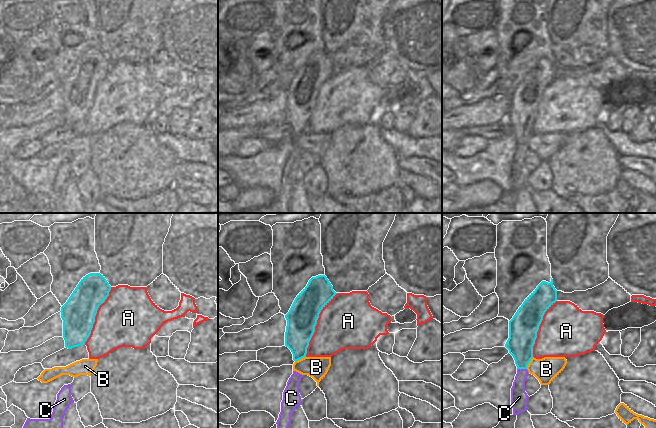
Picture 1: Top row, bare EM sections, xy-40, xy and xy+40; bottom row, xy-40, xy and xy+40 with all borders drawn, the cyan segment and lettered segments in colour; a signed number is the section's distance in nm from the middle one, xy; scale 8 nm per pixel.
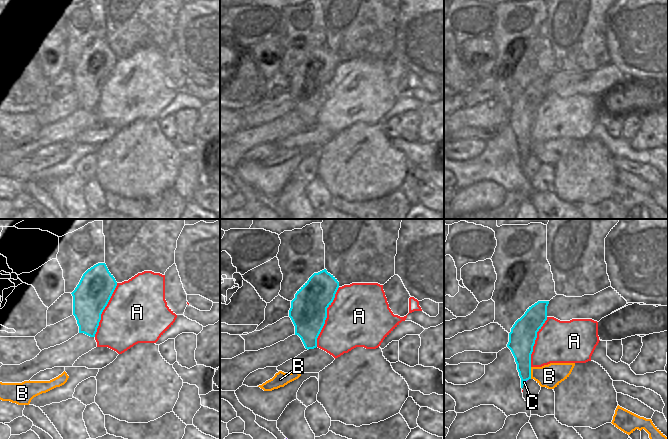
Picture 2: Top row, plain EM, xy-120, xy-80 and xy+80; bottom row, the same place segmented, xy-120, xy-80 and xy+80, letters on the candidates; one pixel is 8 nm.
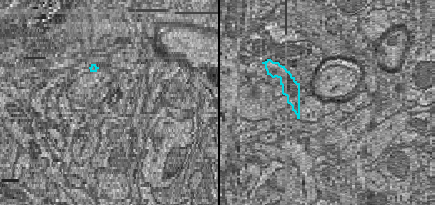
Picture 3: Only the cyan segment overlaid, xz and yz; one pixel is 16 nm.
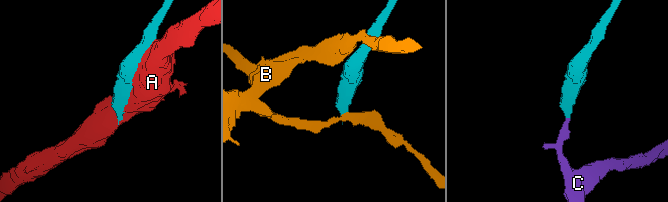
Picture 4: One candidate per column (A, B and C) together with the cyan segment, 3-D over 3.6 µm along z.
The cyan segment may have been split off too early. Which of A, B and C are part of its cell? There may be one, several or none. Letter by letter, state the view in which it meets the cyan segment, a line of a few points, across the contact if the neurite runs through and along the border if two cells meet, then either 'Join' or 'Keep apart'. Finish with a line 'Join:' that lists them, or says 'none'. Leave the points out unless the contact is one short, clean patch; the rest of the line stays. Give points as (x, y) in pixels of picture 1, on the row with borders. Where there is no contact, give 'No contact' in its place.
A: Touches cyan in xy. Keep apart
B: Touches cyan in xy+40. Line: xy+40 (533, 357), (526, 368). Keep apart
C: Touches cyan in xy+40. Line: xy+40 (522, 337), (522, 368), (519, 381), (519, 397). Join
Join: C.

